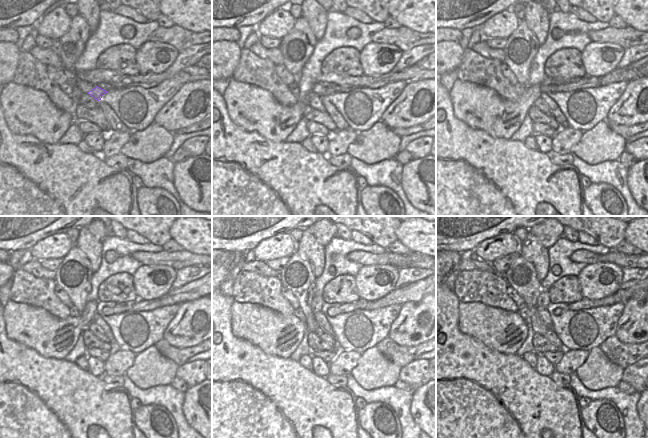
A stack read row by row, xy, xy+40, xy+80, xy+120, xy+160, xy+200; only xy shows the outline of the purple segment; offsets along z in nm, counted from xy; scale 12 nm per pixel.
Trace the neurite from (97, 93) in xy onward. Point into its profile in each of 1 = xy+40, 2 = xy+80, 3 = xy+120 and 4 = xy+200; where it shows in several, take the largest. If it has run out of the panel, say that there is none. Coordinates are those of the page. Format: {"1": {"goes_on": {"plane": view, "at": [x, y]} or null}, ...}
{"1": {"goes_on": {"plane": "xy+40", "at": [324, 92]}}, "2": {"goes_on": {"plane": "xy+80", "at": [552, 87]}}, "3": {"goes_on": {"plane": "xy+120", "at": [123, 307]}}, "4": {"goes_on": {"plane": "xy+200", "at": [627, 290]}}}

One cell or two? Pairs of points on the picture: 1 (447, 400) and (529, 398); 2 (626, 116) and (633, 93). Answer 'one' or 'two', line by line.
1: one
2: one

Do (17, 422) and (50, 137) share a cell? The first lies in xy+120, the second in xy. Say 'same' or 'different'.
different

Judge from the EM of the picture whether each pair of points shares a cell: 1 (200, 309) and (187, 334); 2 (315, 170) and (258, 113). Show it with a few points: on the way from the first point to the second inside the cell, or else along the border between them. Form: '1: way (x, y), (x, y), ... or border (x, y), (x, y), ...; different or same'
1: way (196, 314), (196, 320), (189, 327); same
2: border (261, 135), (274, 142), (284, 141); different

